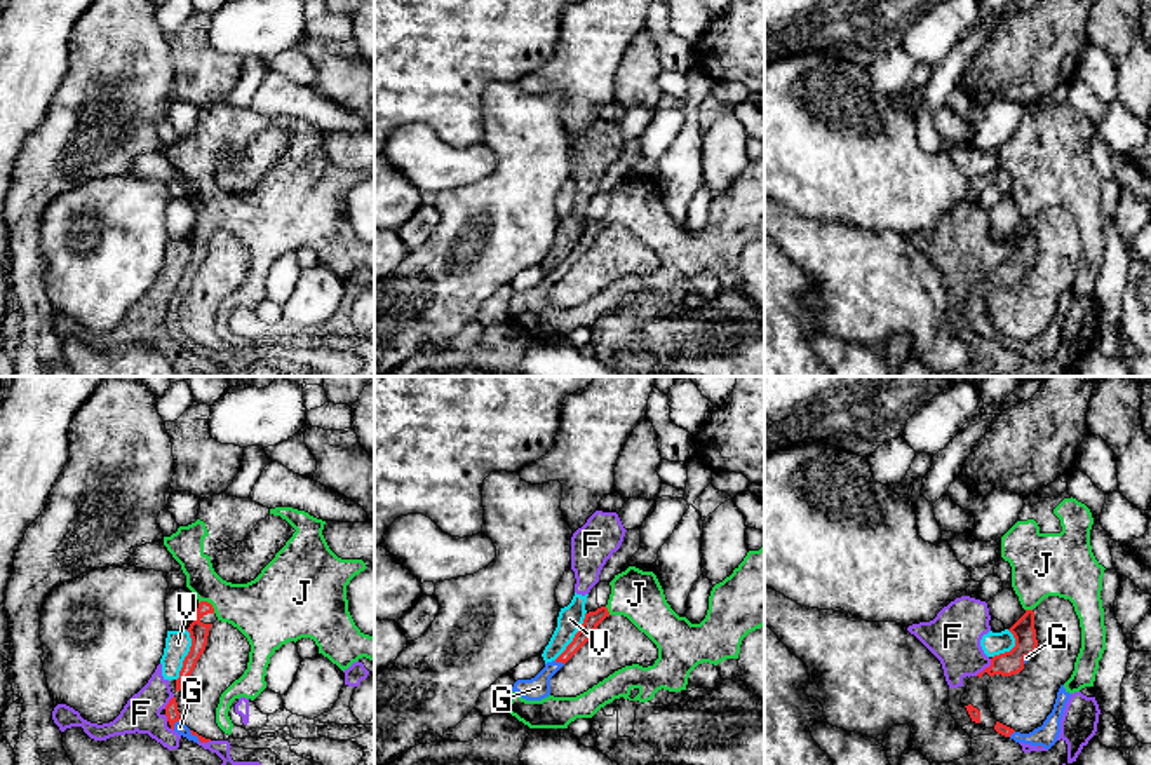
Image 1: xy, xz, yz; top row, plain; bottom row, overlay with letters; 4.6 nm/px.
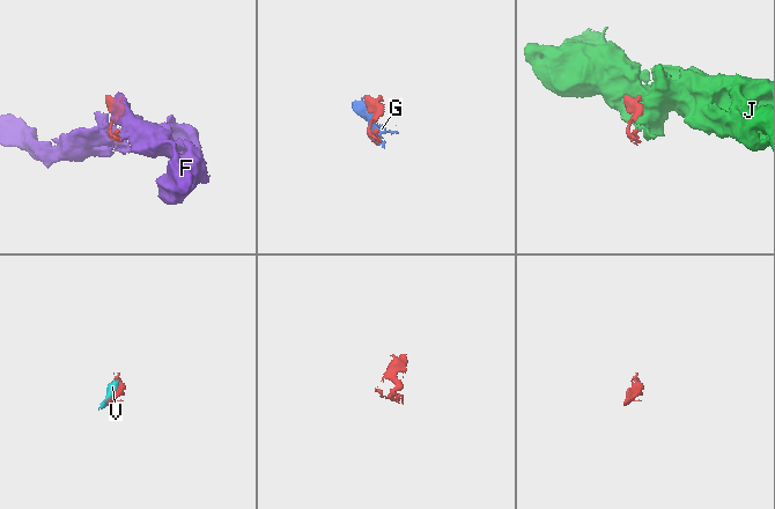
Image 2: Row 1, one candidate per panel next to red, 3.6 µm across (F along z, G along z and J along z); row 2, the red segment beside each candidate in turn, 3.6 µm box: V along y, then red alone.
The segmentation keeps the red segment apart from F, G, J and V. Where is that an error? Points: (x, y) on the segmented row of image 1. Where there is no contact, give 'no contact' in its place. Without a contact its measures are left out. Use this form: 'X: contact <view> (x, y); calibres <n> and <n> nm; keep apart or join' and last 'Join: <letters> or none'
F: contact yz (986, 668); calibres 110 and 240 nm; keep apart
G: contact xy (175, 722); calibres 60 and 60 nm; join
J: contact xy (209, 603); calibres 90 and 280 nm; join
V: contact xy (187, 656); calibres 90 and 120 nm; keep apart
Join: G, J

